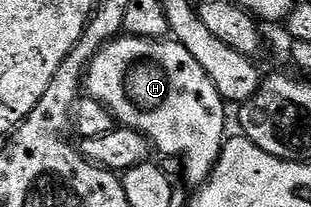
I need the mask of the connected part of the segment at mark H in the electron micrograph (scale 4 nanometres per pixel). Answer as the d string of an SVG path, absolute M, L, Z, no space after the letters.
M118 36L112 42L108 42L91 60L89 71L85 74L83 90L88 97L99 100L99 104L106 106L120 125L130 126L132 130L139 132L143 137L149 139L150 143L155 147L156 153L158 150L161 154L181 154L182 160L185 161L185 174L194 182L194 187L200 188L209 179L209 174L219 160L221 148L225 145L227 137L227 131L225 131L225 109L227 109L227 103L224 98L219 96L215 84L211 84L211 76L207 76L207 72L203 72L203 68L199 68L199 64L191 56L191 52L187 52L187 48L183 48L178 42L172 40Z

